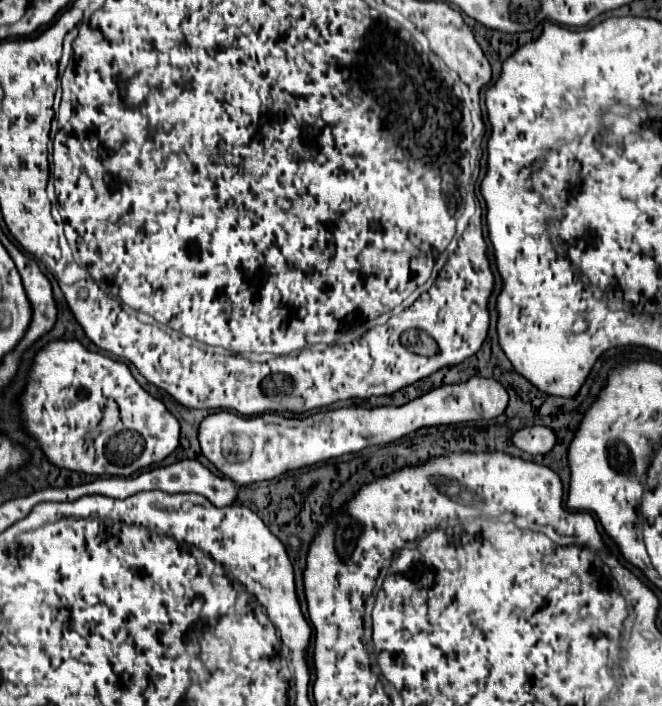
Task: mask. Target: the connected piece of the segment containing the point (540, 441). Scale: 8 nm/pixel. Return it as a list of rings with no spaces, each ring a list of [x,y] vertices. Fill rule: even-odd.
[[[534,426],[534,428],[522,428],[514,434],[512,442],[528,452],[528,454],[548,454],[556,446],[556,432],[548,426]]]

